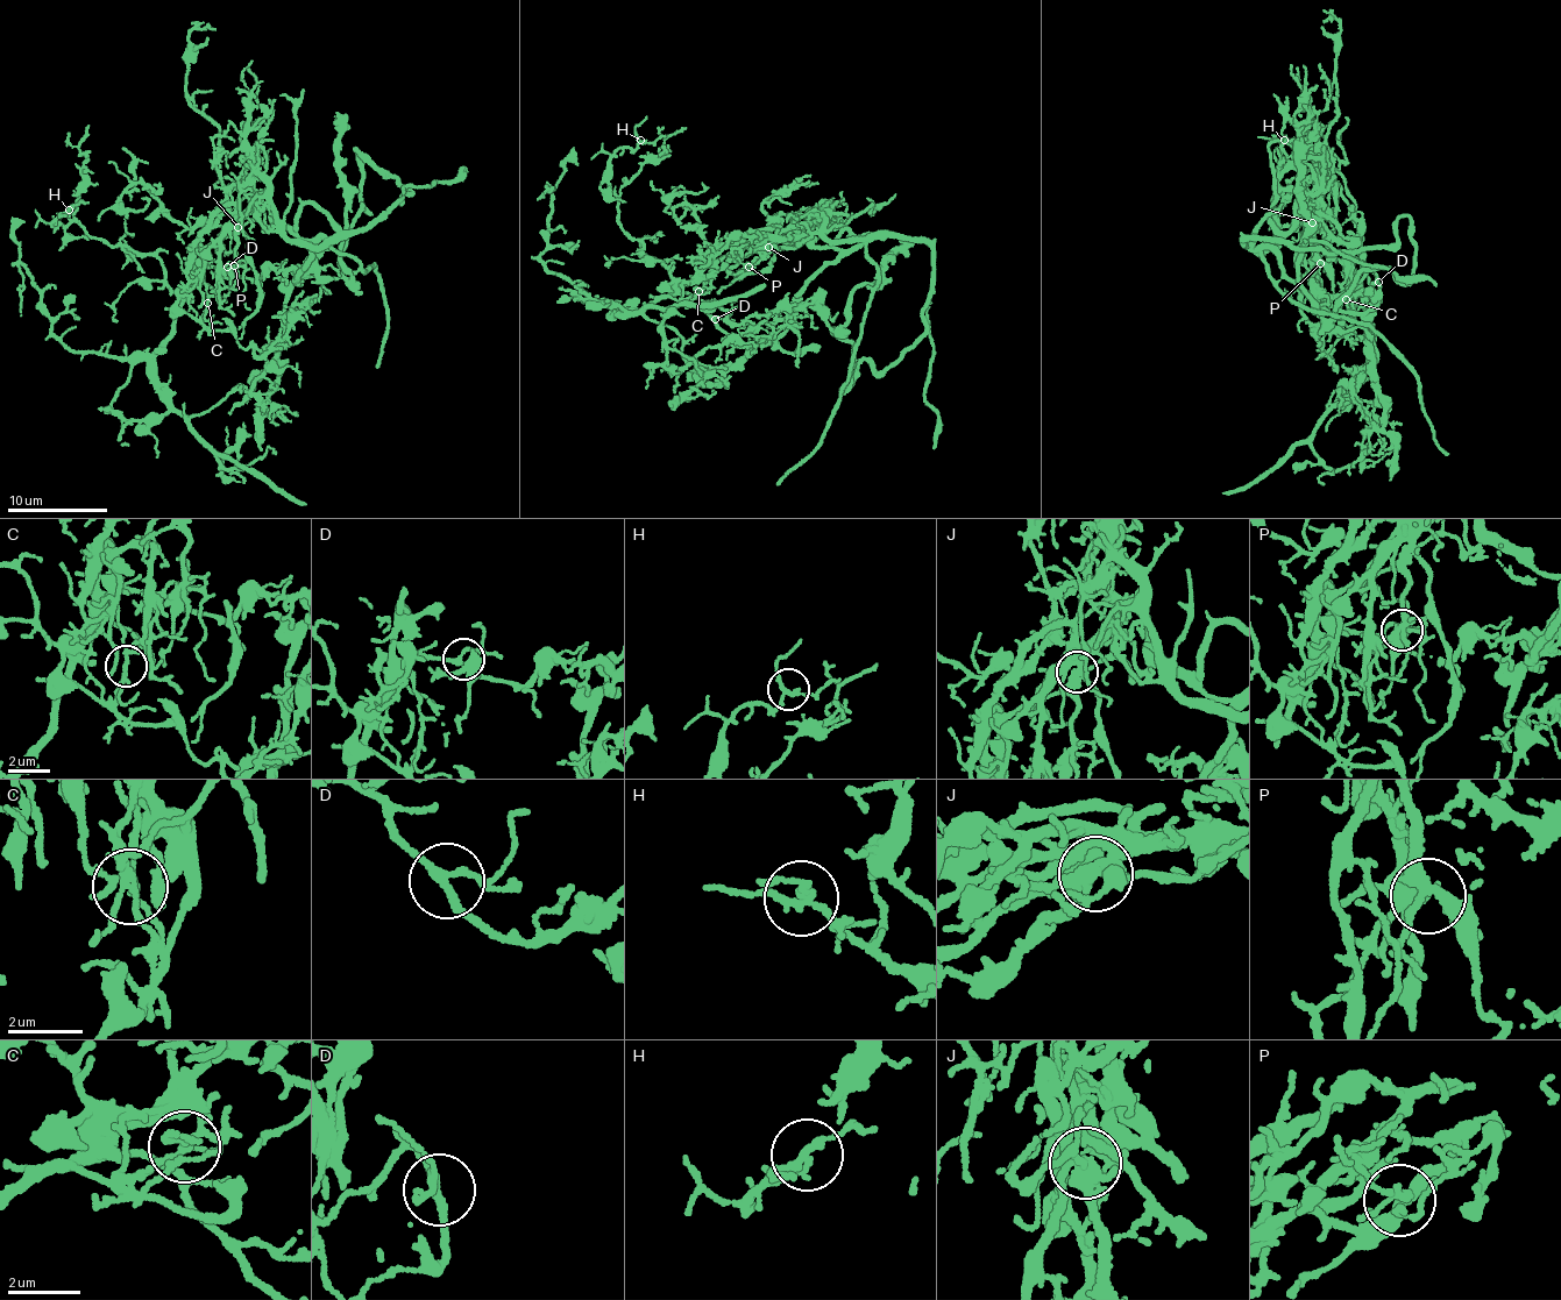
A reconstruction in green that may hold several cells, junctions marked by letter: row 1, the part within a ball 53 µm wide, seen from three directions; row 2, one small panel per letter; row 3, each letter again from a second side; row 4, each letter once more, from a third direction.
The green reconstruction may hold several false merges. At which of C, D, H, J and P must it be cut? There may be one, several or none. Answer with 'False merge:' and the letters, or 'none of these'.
False merge: C, J

